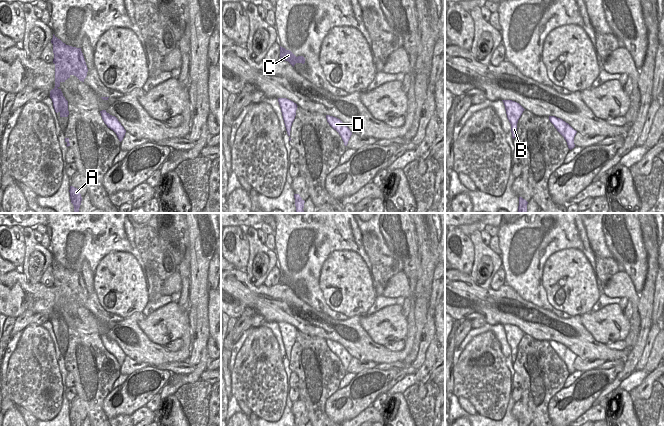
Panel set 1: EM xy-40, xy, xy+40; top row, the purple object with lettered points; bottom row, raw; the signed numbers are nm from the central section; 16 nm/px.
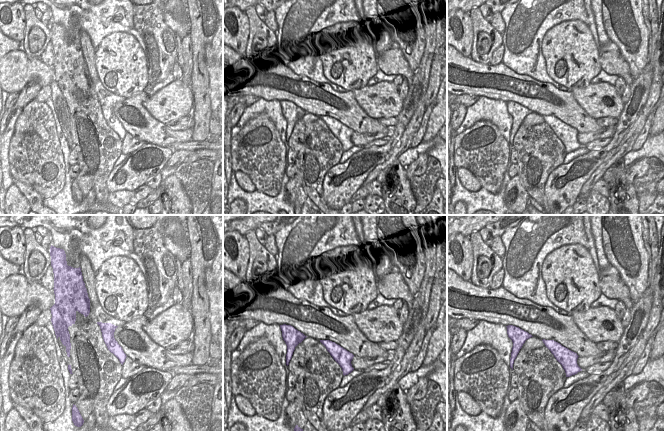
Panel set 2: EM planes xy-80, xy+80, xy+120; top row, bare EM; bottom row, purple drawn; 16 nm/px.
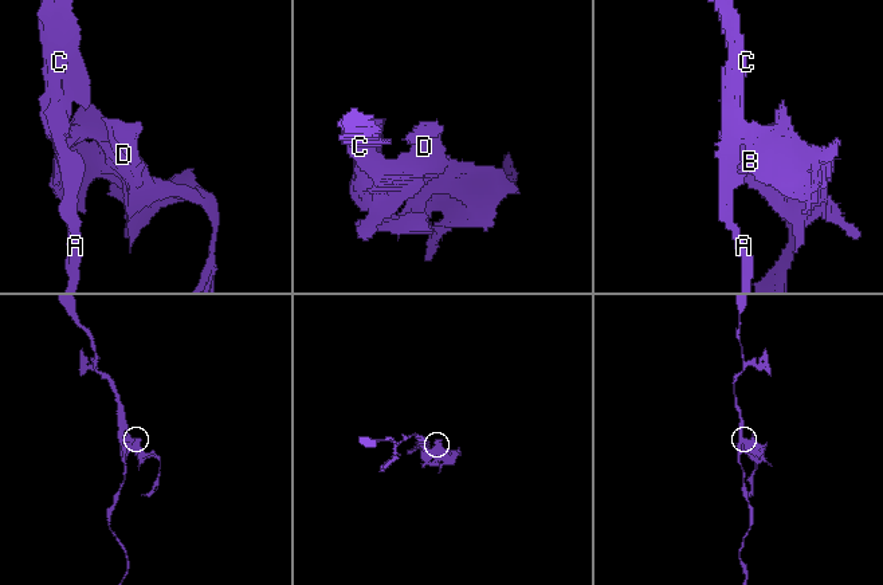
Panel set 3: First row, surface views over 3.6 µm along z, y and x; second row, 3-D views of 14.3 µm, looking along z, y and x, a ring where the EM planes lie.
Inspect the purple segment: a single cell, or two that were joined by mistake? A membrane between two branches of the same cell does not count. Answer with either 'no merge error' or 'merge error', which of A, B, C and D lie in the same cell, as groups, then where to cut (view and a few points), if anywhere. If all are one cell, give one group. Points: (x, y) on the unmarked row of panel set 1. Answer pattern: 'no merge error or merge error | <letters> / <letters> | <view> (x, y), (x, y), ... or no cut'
merge error | A C / B D | xy (290, 324), (281, 323), (280, 330)

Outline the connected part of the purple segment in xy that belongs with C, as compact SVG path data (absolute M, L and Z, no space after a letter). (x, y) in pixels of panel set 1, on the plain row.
M280 270L280 283L288 285L293 291L296 287L305 287L305 282L303 280L296 281L290 274Z

